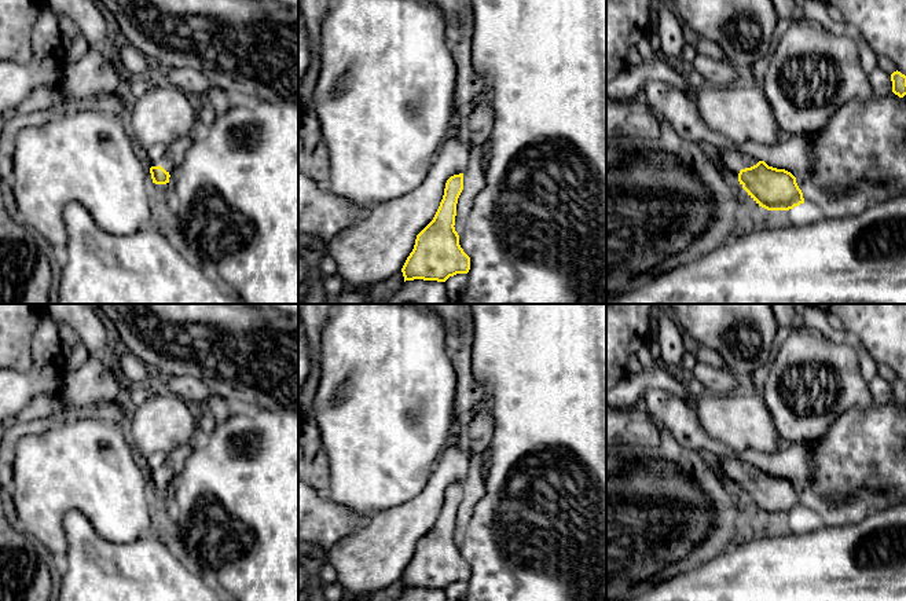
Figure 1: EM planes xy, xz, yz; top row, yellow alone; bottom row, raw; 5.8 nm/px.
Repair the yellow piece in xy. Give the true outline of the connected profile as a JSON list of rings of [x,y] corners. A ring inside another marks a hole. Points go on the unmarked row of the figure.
[[[192,440],[168,452],[168,458],[162,465],[159,473],[150,476],[153,491],[169,491],[169,481],[183,470],[187,458],[191,455],[197,446],[198,440]]]

